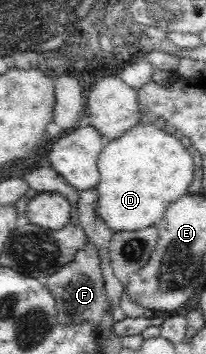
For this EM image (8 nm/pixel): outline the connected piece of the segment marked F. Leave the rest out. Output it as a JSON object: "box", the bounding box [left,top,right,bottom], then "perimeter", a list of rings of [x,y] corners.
{"box":[47,238,109,325],"perimeter":[[[87,238],[85,243],[75,252],[73,261],[61,267],[47,282],[47,288],[53,292],[57,302],[57,320],[65,324],[76,324],[81,320],[98,325],[103,312],[107,310],[109,300],[105,291],[104,269],[99,248]]]}

